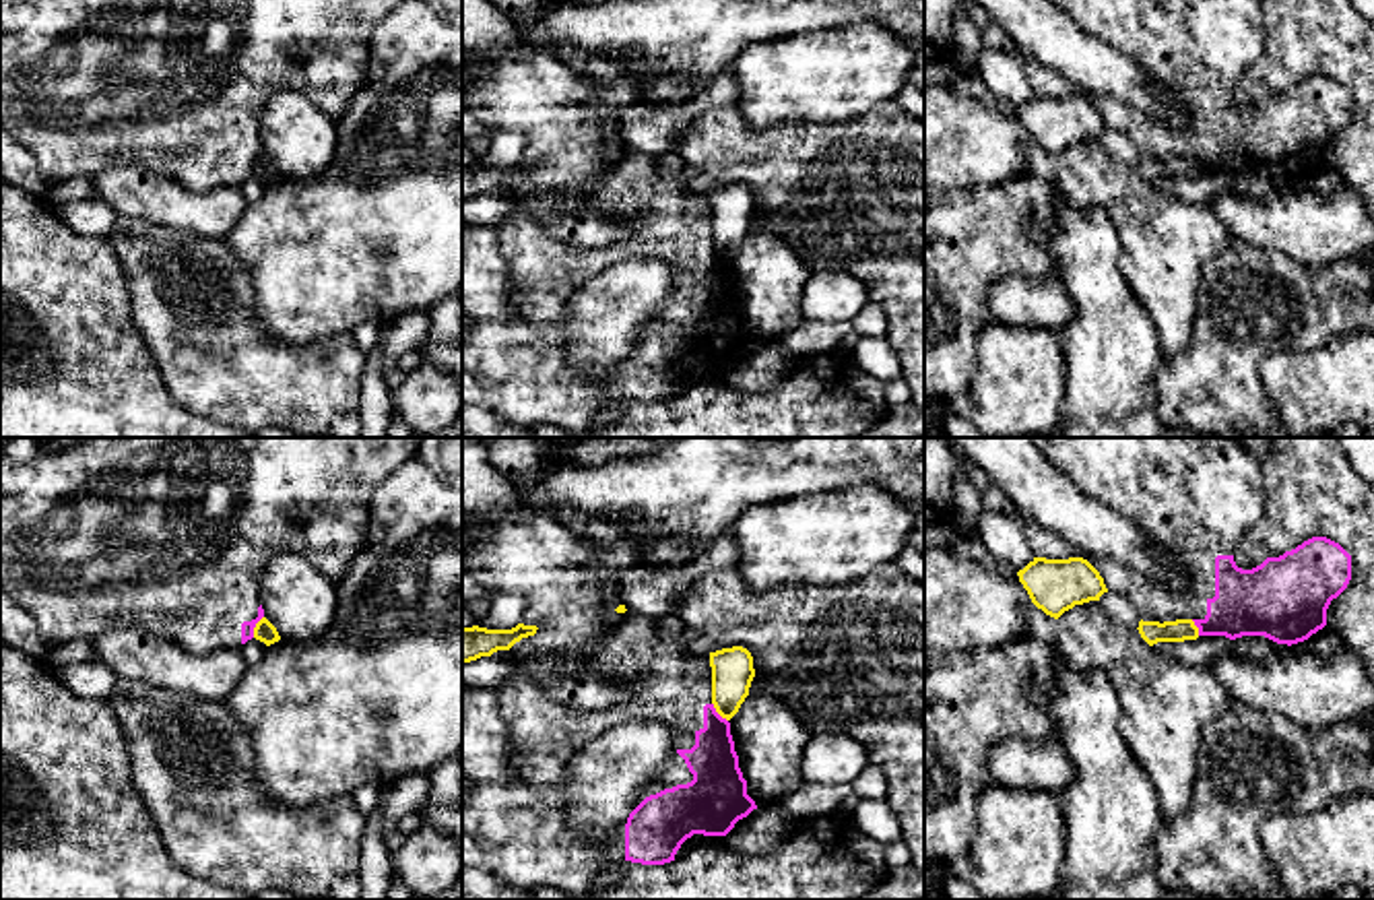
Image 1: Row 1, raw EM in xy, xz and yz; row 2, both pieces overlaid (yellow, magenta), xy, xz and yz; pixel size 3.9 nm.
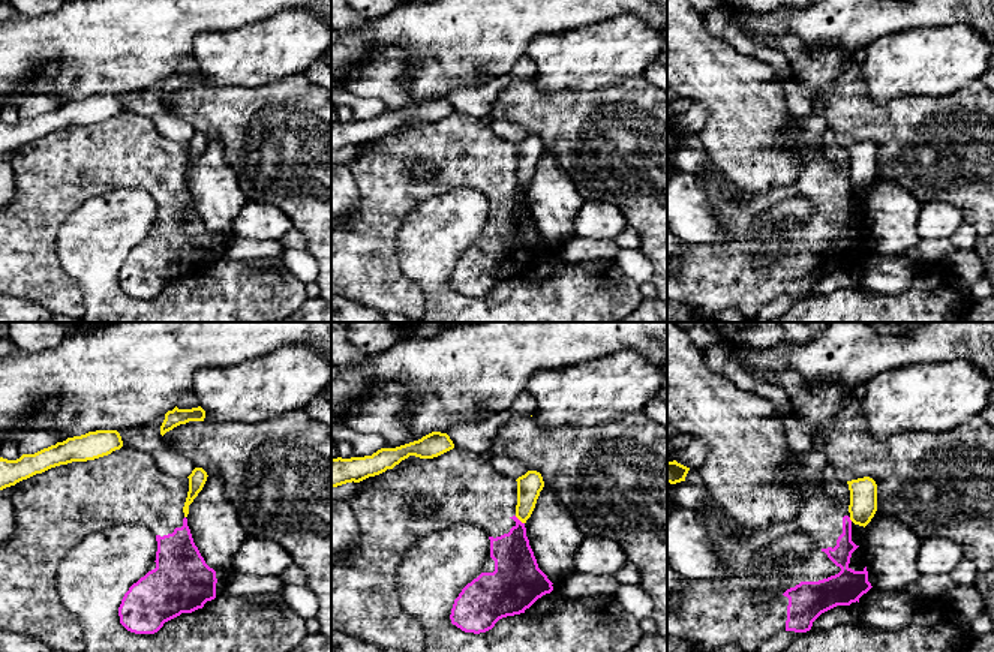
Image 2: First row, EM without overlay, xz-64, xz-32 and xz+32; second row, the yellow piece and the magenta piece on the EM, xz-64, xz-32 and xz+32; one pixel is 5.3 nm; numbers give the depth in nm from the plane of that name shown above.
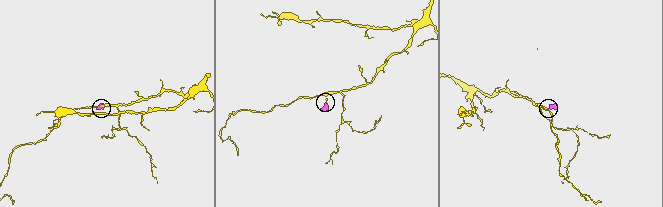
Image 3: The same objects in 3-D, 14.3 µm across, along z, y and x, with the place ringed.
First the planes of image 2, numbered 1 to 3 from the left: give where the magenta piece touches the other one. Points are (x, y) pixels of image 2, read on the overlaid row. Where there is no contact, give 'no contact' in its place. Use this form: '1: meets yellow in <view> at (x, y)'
1: no contact
2: meets yellow in xz-32 at (519, 519)
3: meets yellow in xz+32 at (850, 519)

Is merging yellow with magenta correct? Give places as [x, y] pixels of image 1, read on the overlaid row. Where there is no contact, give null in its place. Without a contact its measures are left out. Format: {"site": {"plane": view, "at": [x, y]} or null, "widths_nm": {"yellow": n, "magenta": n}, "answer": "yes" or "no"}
{"site": {"plane": "xy", "at": [256, 626]}, "widths_nm": {"yellow": 80, "magenta": 50}, "answer": "no"}

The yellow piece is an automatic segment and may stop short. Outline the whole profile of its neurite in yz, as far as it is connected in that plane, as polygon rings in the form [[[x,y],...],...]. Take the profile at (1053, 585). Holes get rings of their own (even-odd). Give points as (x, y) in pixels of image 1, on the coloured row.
[[[1034,557],[1017,576],[1032,603],[1054,619],[1108,592],[1100,572],[1083,557]]]

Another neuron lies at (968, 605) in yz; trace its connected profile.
[[[924,547],[924,648],[986,650],[1025,636],[1029,594],[1019,582],[949,549]]]

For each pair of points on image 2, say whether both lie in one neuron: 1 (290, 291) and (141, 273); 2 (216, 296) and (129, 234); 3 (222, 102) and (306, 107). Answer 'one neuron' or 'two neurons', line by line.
1: two neurons
2: one neuron
3: one neuron

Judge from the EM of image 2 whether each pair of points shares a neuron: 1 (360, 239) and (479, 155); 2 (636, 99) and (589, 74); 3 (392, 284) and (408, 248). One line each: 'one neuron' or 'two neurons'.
1: one neuron
2: two neurons
3: two neurons

